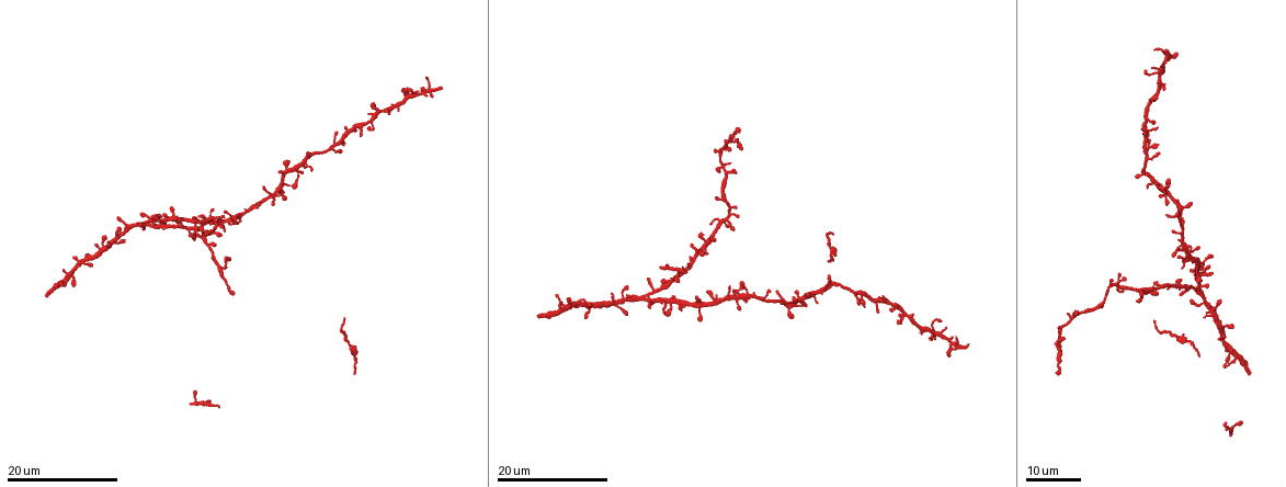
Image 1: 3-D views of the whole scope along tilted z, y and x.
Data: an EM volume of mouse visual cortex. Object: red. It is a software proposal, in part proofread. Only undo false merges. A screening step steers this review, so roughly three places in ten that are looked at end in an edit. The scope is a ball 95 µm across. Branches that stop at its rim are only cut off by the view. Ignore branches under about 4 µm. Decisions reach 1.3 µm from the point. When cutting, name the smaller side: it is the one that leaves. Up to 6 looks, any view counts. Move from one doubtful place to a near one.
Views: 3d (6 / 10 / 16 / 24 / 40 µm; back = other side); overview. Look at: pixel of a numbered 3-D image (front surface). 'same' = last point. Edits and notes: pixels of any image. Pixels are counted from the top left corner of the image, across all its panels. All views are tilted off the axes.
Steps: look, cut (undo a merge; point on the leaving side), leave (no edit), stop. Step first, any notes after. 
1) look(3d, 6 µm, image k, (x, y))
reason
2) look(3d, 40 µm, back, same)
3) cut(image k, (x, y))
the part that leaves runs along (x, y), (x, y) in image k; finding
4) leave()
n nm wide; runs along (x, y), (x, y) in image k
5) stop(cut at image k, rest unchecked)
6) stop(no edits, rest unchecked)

look(3d, 24 µm, image 1, (406, 95))
looks like a crossing

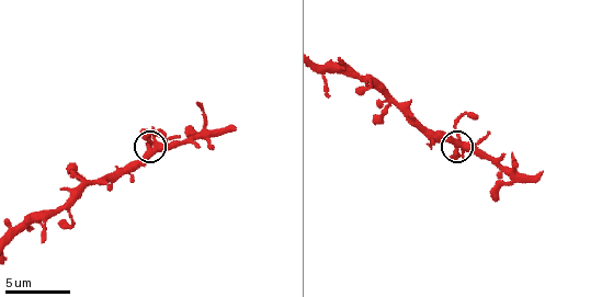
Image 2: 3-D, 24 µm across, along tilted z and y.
look(3d, 10 µm, image 2, (155, 145))
closer look

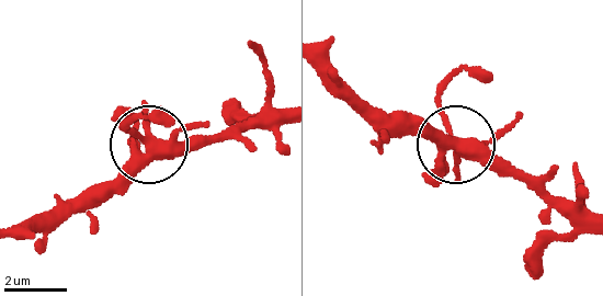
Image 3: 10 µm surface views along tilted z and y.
leave()
runs along (18, 234), (88, 200), (112, 178), (143, 138), (123, 117) in image 3; all the same cell

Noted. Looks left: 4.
look(3d, 16 µm, image 1, (701, 304))
small branch off a trunk

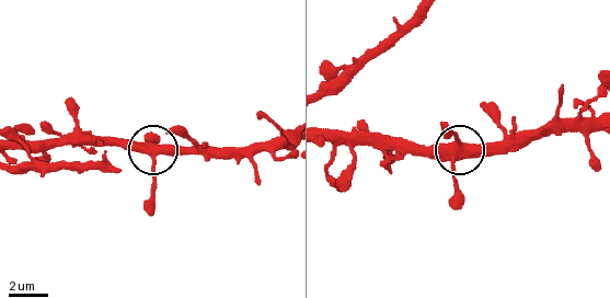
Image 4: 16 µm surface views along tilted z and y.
look(3d, 6 µm, image 4, (461, 148))
zoom in

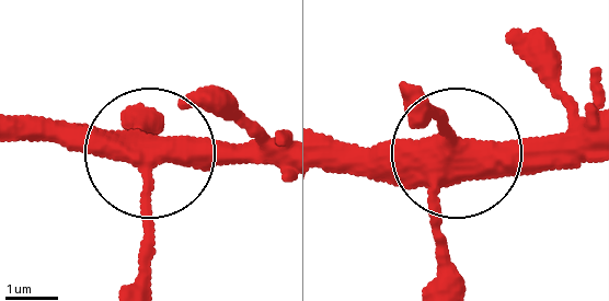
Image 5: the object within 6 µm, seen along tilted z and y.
look(3d, 6 µm, back, image 5, (461, 149))

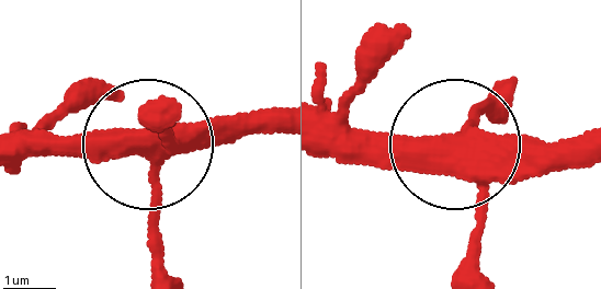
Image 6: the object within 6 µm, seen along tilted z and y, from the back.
leave()
4 arms; all the same cell

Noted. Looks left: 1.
stop(no edits, rest unchecked)

